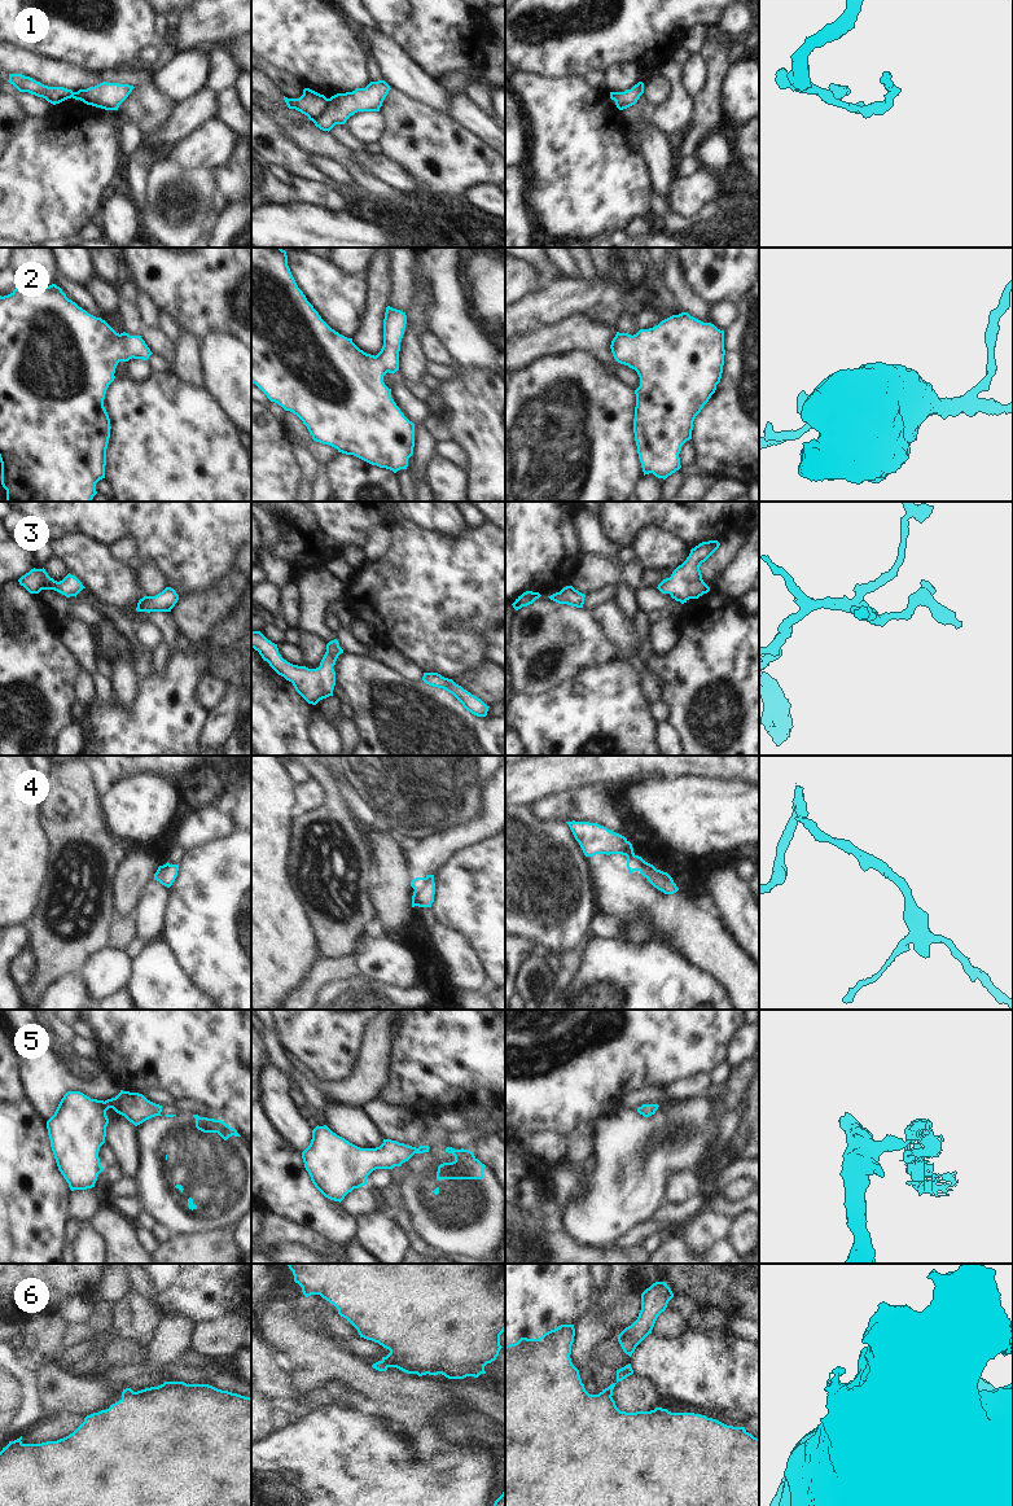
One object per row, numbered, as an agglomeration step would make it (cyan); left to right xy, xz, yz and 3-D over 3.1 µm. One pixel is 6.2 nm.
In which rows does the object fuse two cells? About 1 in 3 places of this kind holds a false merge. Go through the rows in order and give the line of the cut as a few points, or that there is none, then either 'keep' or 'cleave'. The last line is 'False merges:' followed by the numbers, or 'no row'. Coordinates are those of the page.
1: cut xz (328, 99), (327, 108), (312, 121); cleave
2: cut none; keep
3: cut none; keep
4: cut none; keep
5: cut xz (411, 1147), (413, 1154); cleave
6: cut none; keep
False merges: 1, 5

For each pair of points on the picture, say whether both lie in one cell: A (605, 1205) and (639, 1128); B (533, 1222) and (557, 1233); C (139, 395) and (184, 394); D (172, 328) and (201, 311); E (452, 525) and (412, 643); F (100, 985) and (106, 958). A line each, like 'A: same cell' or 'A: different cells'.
A: same cell
B: same cell
C: same cell
D: different cells
E: different cells
F: same cell

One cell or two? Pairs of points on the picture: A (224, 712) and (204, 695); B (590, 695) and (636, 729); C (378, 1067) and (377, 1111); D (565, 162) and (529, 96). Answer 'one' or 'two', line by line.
A: two
B: one
C: two
D: one

